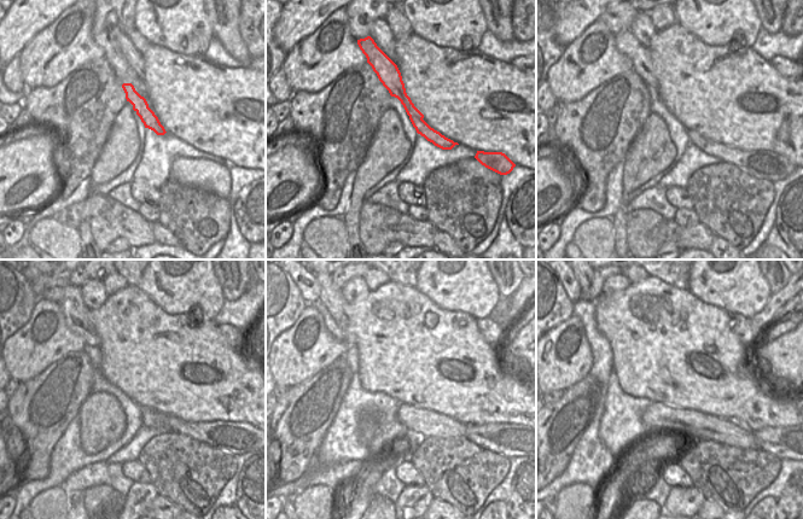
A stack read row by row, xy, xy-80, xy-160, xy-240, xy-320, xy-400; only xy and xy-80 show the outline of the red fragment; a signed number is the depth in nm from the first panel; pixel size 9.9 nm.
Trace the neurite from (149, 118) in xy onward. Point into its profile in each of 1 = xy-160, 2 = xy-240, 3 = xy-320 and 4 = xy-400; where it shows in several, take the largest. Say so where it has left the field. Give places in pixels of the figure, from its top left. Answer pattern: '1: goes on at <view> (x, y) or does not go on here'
1: goes on at xy-160 (769, 165)
2: goes on at xy-240 (238, 438)
3: goes on at xy-320 (505, 438)
4: goes on at xy-400 (781, 442)

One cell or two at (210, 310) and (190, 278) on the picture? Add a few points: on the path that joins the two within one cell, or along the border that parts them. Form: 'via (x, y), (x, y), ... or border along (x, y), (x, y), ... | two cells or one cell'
via (209, 302), (208, 297), (197, 286) | one cell

